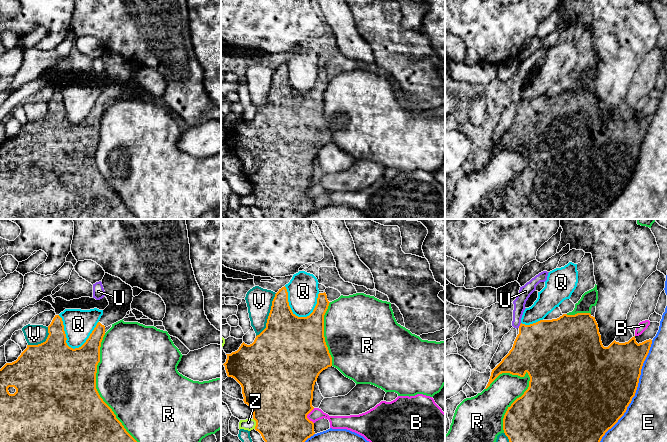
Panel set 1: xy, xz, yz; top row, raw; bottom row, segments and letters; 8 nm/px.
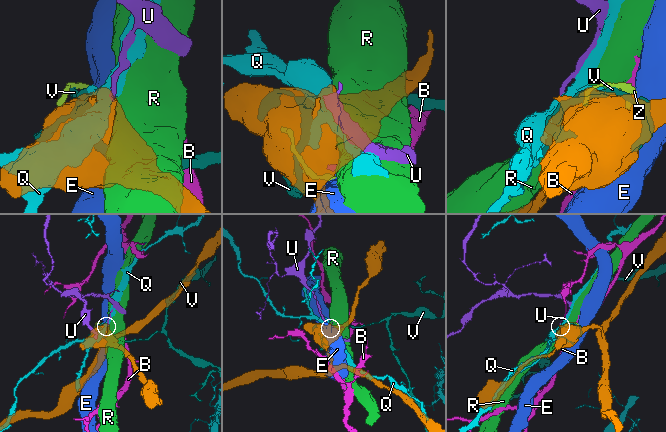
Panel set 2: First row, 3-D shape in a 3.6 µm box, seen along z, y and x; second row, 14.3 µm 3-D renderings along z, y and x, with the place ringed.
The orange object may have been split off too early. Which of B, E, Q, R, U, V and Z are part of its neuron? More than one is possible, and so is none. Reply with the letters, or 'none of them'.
none of them

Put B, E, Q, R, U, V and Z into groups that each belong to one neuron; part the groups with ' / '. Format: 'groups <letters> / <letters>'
groups B / E / Q / R / U / V Z

